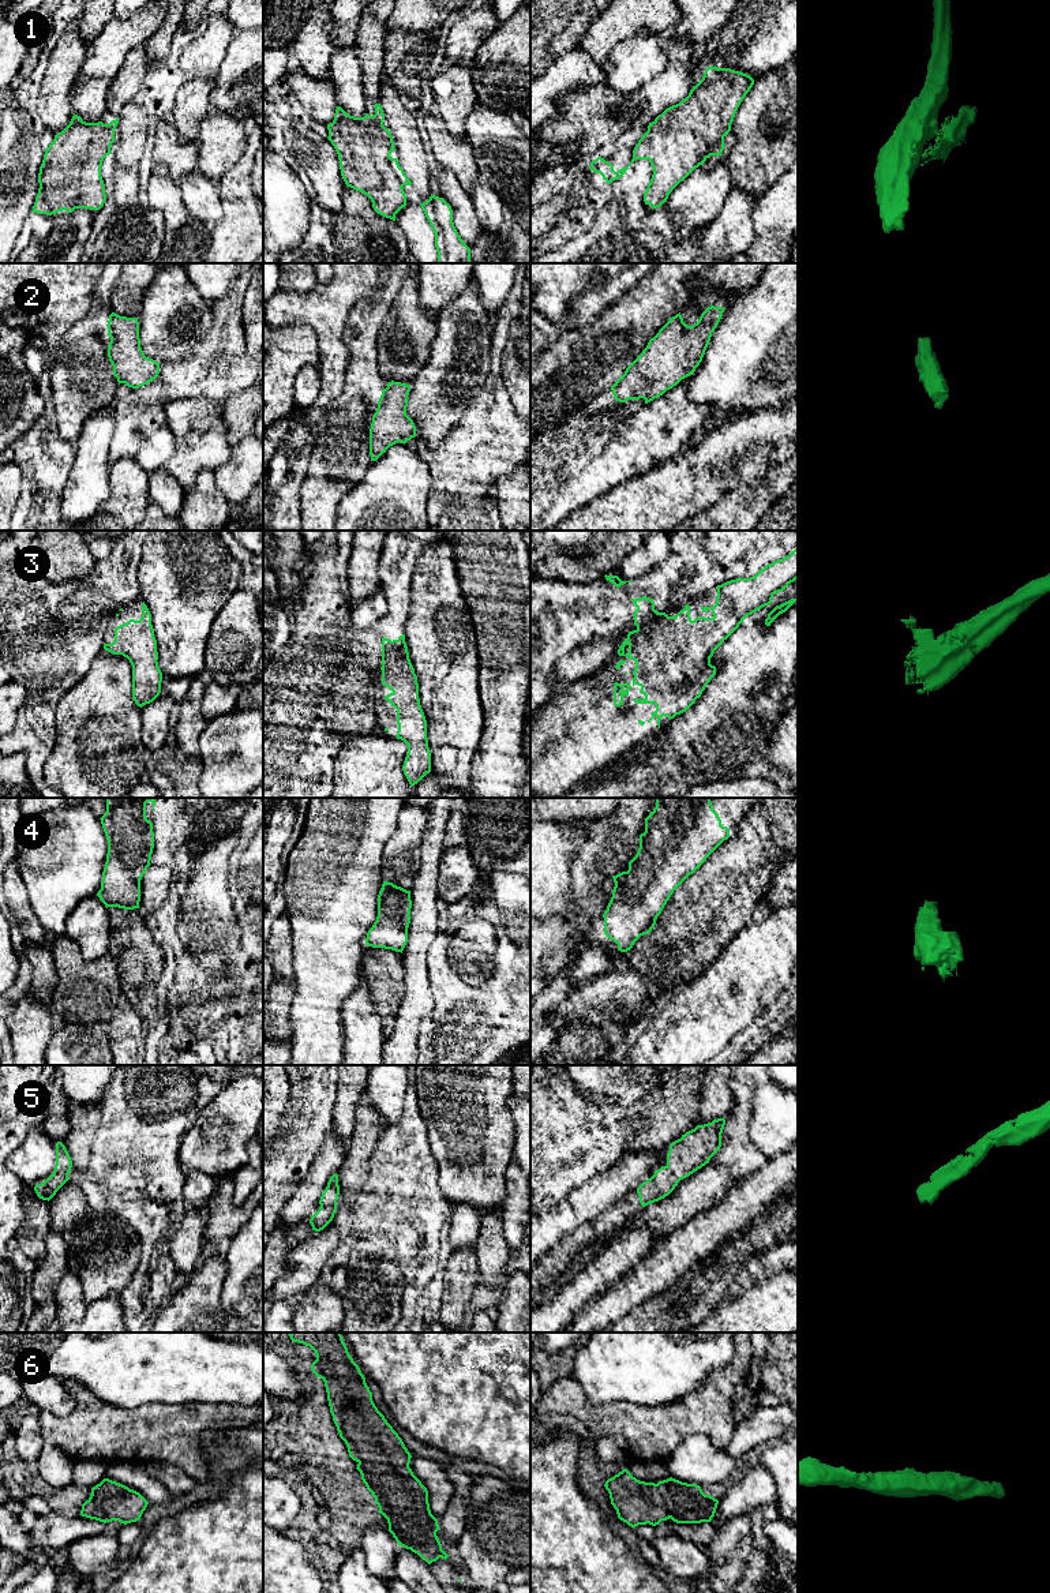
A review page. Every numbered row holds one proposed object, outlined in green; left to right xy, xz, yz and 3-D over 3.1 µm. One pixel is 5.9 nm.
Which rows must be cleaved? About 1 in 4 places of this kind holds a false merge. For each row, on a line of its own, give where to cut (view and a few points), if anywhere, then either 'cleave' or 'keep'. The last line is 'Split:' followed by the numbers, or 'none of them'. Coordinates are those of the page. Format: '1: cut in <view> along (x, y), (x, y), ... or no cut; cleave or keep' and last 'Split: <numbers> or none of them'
1: cut in xz along (366, 115), (389, 141), (390, 152); cleave
2: no cut; keep
3: no cut; keep
4: no cut; keep
5: no cut; keep
6: no cut; keep
Split: 1

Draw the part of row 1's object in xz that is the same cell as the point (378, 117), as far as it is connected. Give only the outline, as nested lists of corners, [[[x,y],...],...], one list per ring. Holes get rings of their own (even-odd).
[[[375,104],[375,113],[371,116],[368,113],[365,113],[367,117],[372,119],[382,130],[382,132],[386,135],[386,138],[390,140],[390,151],[394,150],[394,142],[393,142],[393,136],[391,136],[391,131],[389,131],[385,125],[383,125],[383,120],[385,120],[385,113],[383,109],[380,106],[380,104]]]

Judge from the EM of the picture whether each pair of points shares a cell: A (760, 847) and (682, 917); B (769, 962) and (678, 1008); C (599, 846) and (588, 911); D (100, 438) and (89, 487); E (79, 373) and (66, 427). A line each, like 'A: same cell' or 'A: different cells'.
A: same cell
B: same cell
C: same cell
D: same cell
E: same cell

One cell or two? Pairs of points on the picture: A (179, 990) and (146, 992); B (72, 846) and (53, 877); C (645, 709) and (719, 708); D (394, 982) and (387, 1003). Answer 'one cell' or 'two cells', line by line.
A: one cell
B: one cell
C: two cells
D: one cell

